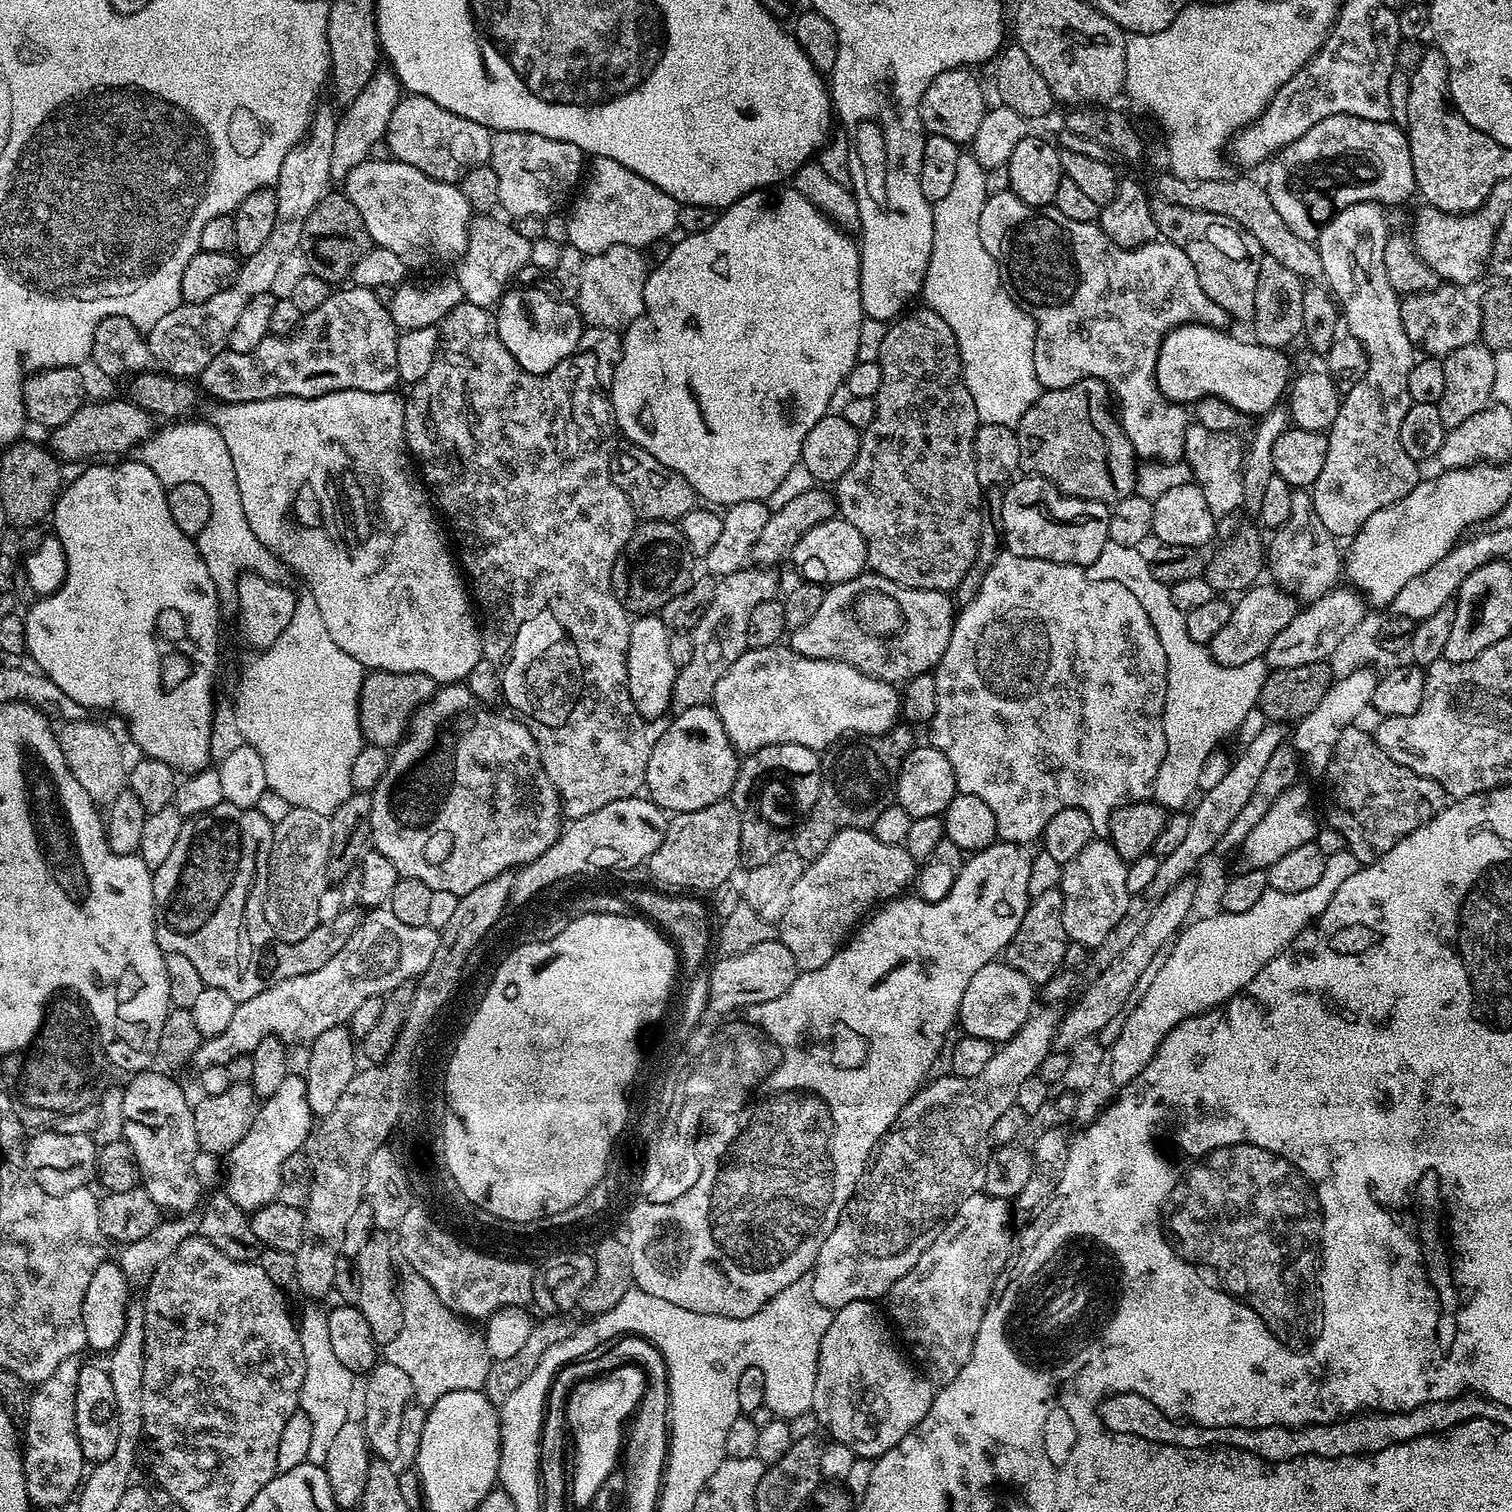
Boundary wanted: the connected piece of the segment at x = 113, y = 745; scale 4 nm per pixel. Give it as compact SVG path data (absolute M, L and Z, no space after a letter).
M95 719L70 720L58 728L60 749L74 774L78 786L86 790L97 805L107 806L118 793L125 791L129 765L124 764L124 752L116 736L104 724L95 724Z

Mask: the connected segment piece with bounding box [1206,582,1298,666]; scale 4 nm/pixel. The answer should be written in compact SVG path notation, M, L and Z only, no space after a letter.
M1257 583L1248 589L1233 603L1230 619L1226 626L1207 644L1212 657L1222 666L1242 666L1246 662L1254 662L1263 657L1264 651L1278 638L1278 634L1295 618L1298 601L1290 592L1275 583Z

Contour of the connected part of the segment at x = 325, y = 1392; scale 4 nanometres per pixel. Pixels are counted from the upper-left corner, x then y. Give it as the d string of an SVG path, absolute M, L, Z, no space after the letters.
M308 1308L304 1317L299 1317L298 1327L302 1354L306 1362L306 1374L302 1378L300 1387L299 1411L310 1414L310 1423L313 1440L310 1441L310 1450L313 1454L323 1454L330 1450L334 1437L342 1427L342 1422L350 1418L348 1407L352 1404L352 1380L354 1373L346 1370L342 1362L338 1362L337 1355L330 1343L330 1326L328 1325L328 1312L320 1308Z

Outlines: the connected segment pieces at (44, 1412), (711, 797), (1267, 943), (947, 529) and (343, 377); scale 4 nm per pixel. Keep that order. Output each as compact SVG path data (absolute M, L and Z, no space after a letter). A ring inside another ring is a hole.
M73 1358L62 1362L28 1397L28 1415L22 1424L24 1477L29 1501L40 1508L56 1508L77 1495L86 1475L86 1461L78 1442L74 1418L76 1383L81 1361Z
M708 704L694 706L685 712L676 712L673 717L668 729L660 737L655 737L650 762L646 766L646 792L659 808L672 814L702 810L714 802L725 799L731 793L736 776L740 772L741 757L730 742L722 718L717 714L715 707Z
M1350 851L1330 854L1324 861L1322 878L1310 886L1310 890L1298 890L1298 894L1286 894L1269 888L1258 903L1242 914L1217 911L1217 916L1193 919L1173 939L1166 955L1159 961L1154 982L1142 994L1141 1000L1126 1012L1122 1034L1114 1038L1106 1052L1106 1076L1123 1086L1130 1083L1148 1064L1153 1053L1184 1020L1202 1016L1213 1008L1223 1005L1234 994L1244 991L1249 982L1285 948L1302 930L1320 919L1330 906L1330 898L1361 868L1358 858ZM1168 954L1168 957L1166 957ZM1164 960L1164 961L1163 961Z
M920 306L917 312L909 311L899 318L891 321L884 329L882 346L880 347L880 359L878 361L882 370L882 386L878 386L878 394L875 396L876 417L870 426L862 429L860 434L860 449L846 474L836 481L834 495L839 515L850 526L862 534L868 551L867 567L873 573L882 578L890 578L890 582L901 584L907 588L921 588L922 590L938 590L951 593L966 578L970 566L975 562L980 545L980 501L982 489L978 482L978 474L974 466L974 438L981 422L978 418L978 410L974 406L974 398L970 398L970 390L964 385L964 367L960 365L960 347L958 338L954 338L954 330L942 322L942 318L935 310L927 306Z
M344 287L332 290L326 302L287 338L269 334L249 352L225 350L217 354L200 372L199 387L204 387L213 401L226 404L279 396L314 398L338 390L393 391L400 378L398 329L391 321L388 305L378 302L373 289Z

